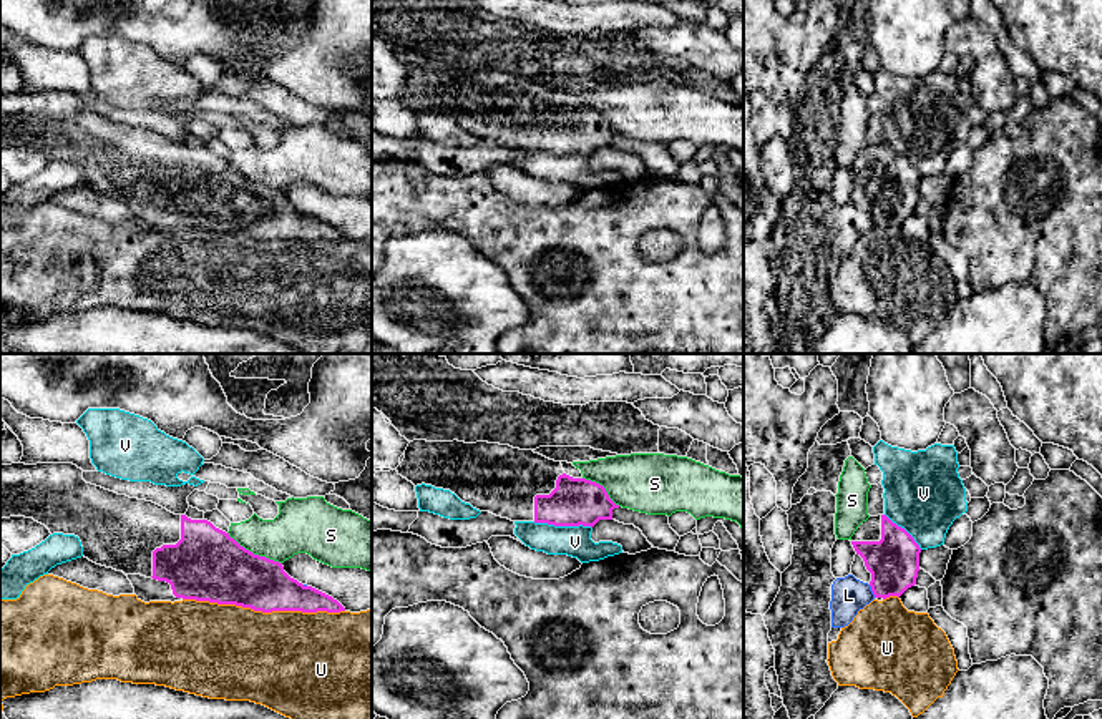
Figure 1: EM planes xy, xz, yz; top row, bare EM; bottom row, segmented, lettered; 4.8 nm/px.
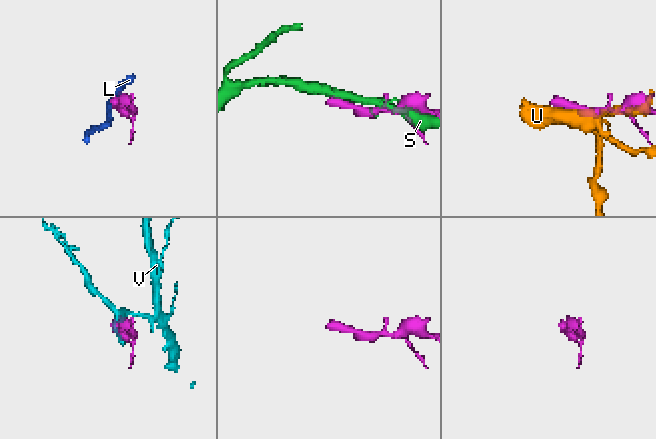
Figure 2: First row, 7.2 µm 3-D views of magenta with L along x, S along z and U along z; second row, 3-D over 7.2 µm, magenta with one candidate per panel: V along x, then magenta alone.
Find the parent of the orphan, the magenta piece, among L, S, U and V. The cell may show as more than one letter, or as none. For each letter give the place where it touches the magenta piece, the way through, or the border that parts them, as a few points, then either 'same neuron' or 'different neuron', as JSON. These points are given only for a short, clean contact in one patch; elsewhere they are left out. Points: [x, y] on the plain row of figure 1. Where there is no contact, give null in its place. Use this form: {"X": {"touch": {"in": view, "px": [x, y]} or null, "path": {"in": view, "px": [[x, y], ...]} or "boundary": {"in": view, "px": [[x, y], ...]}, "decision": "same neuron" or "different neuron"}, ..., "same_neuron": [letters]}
{"L": {"touch": {"in": "yz", "px": [872, 218]}, "decision": "different neuron"}, "S": {"touch": {"in": "xy", "px": [253, 181]}, "decision": "different neuron"}, "U": {"touch": {"in": "xy", "px": [264, 239]}, "decision": "different neuron"}, "V": {"touch": {"in": "xz", "px": [563, 153]}, "boundary": {"in": "xz", "px": [[533, 150], [588, 153], [591, 156]]}, "decision": "different neuron"}, "same_neuron": []}

